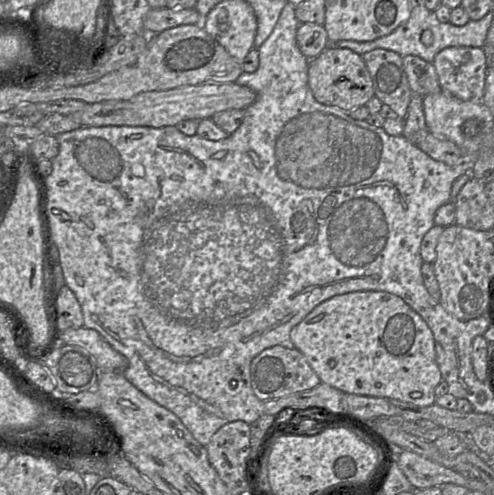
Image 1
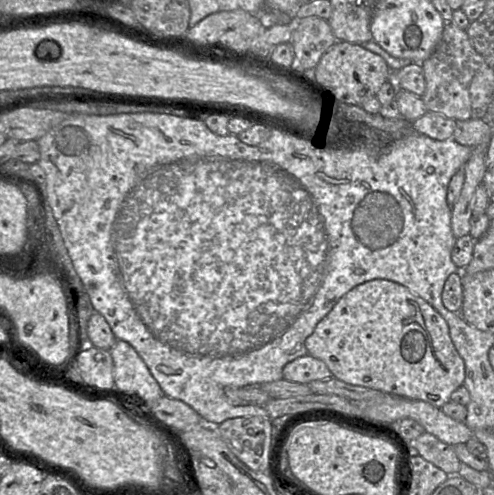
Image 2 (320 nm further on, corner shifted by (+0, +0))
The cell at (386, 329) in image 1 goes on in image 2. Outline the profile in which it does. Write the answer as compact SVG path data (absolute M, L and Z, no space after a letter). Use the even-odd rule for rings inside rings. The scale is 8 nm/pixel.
M386 279L370 280L348 291L317 324L305 346L308 355L323 361L340 381L421 400L437 408L451 401L452 392L464 383L464 361L450 338L447 322L424 299Z

